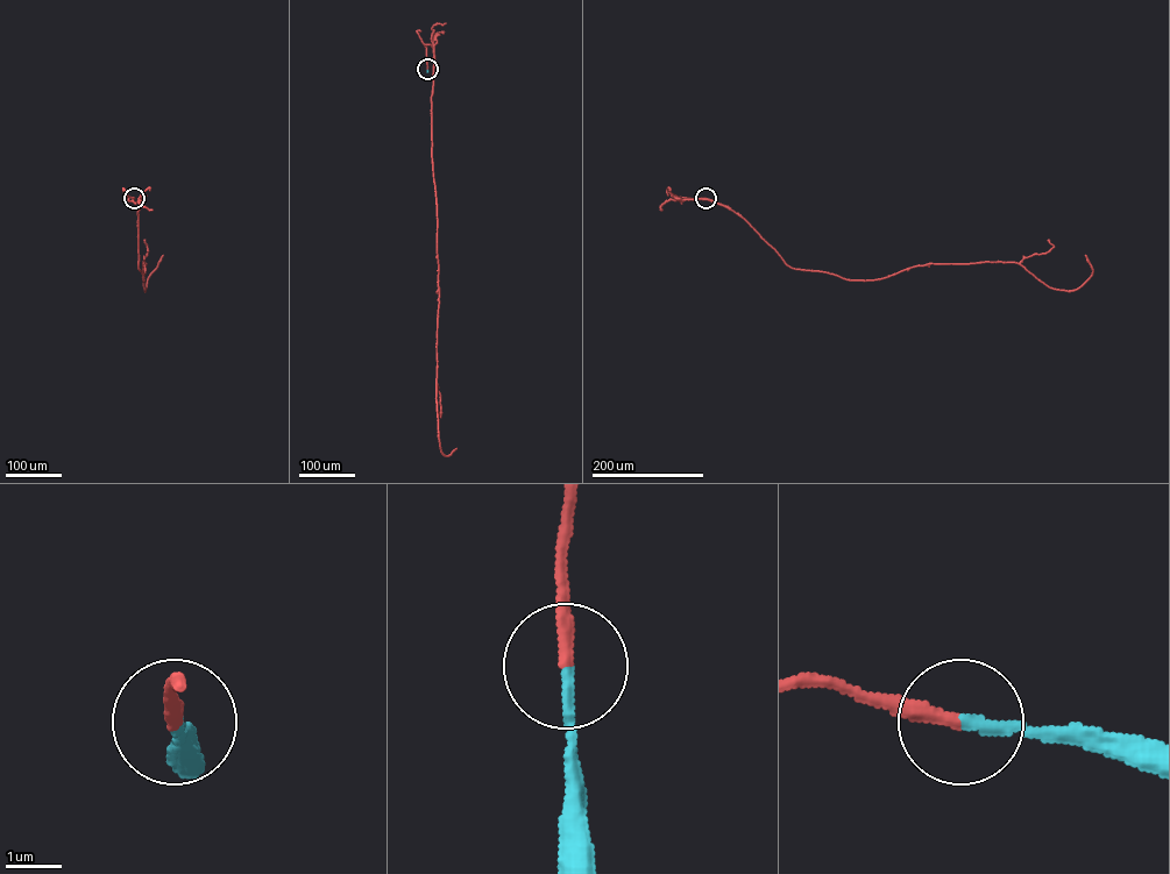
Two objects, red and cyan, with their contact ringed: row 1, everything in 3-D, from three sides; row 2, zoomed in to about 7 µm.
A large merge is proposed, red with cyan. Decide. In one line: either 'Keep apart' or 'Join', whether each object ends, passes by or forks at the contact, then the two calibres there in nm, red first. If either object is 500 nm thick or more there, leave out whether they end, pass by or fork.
Join. At the ring red ends. At the ring cyan ends. Thickness 240 nm (red) against 200 nm

